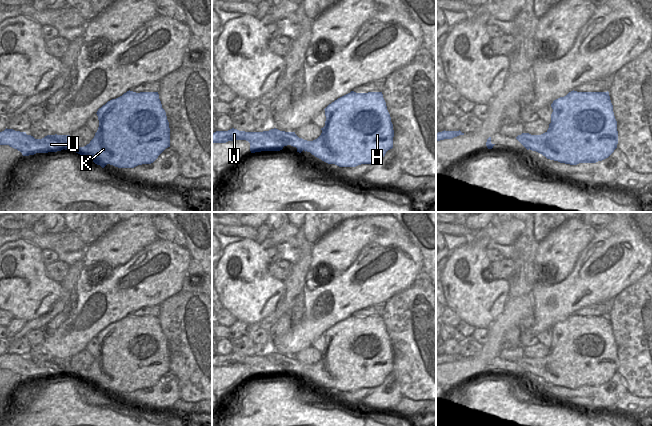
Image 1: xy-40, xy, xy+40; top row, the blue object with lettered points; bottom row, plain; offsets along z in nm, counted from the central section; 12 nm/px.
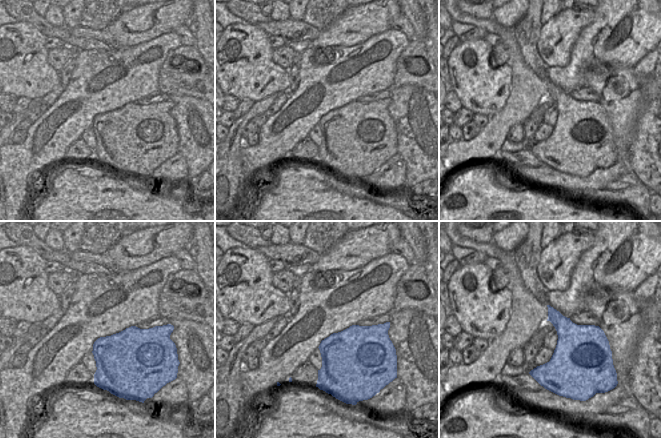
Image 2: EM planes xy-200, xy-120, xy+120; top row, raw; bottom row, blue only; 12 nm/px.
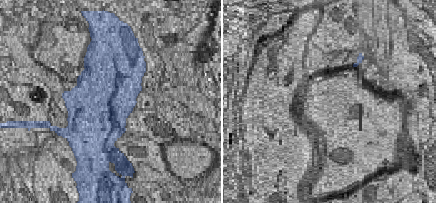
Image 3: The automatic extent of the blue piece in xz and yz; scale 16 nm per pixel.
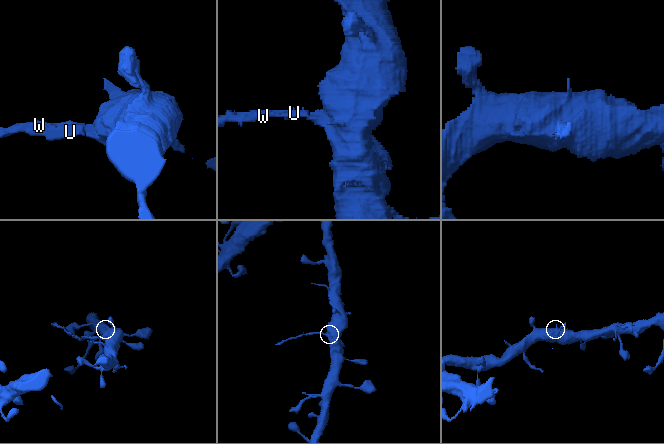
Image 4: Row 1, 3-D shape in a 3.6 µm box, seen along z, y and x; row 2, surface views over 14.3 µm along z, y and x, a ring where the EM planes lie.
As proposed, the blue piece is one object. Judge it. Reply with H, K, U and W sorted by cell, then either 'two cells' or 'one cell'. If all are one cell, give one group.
groups H K / U W; two cells

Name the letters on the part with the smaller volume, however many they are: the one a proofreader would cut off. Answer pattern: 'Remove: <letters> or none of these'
Remove: U, W

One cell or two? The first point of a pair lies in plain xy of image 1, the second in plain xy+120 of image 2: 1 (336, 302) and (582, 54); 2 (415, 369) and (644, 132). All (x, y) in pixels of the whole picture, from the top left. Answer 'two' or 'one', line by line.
1: one
2: one

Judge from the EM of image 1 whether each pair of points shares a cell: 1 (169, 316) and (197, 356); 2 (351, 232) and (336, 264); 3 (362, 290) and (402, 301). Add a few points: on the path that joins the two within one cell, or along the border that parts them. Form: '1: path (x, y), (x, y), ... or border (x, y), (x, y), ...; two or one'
1: path (179, 326), (197, 346); one
2: path (346, 240), (336, 256); one
3: border (410, 285), (391, 296), (384, 304); two

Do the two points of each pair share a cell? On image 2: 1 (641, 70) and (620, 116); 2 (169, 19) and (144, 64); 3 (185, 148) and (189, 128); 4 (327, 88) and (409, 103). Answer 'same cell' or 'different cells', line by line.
1: different cells
2: different cells
3: same cell
4: different cells

